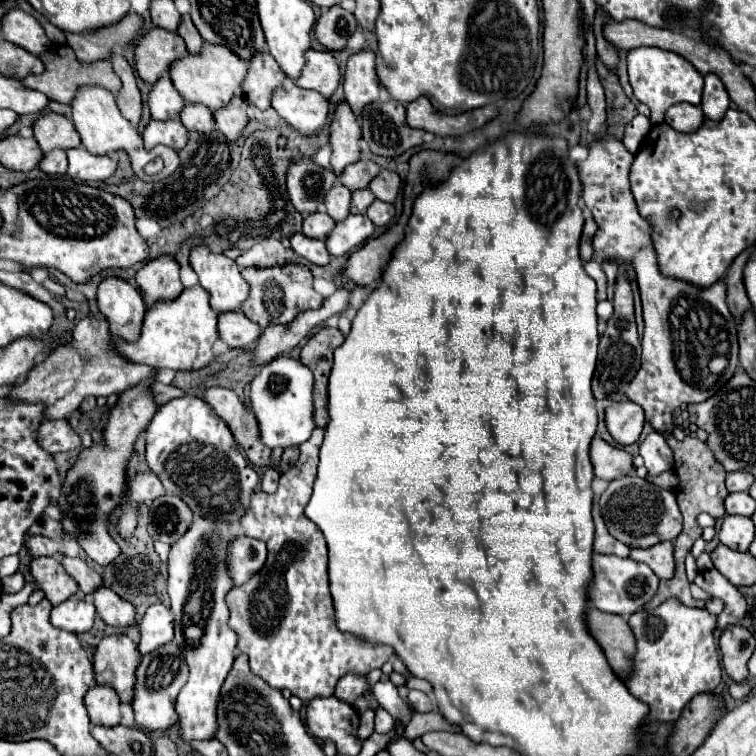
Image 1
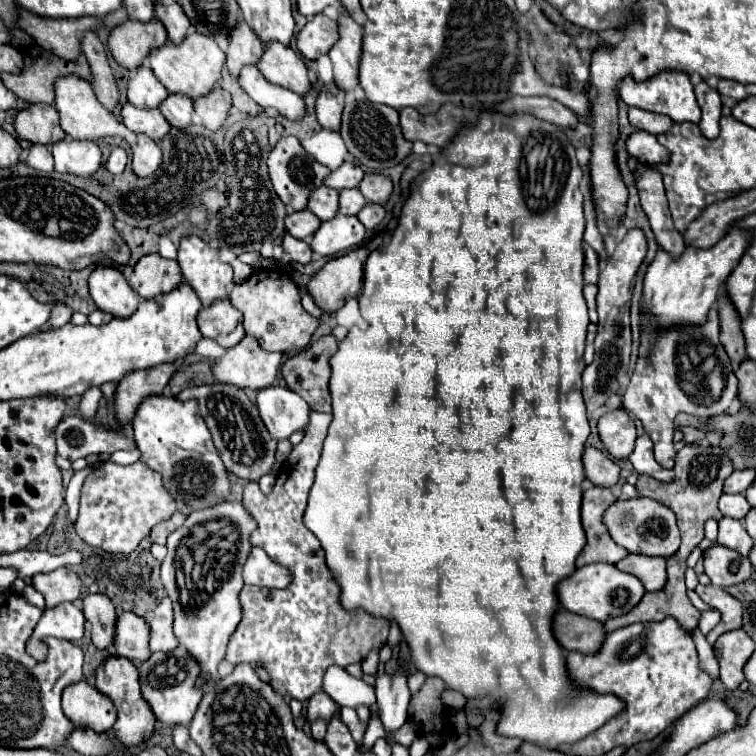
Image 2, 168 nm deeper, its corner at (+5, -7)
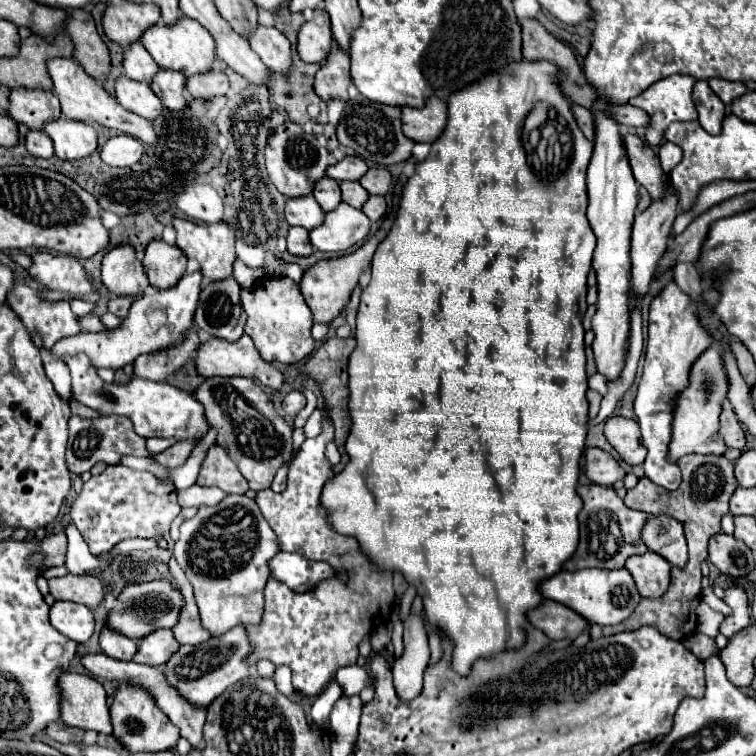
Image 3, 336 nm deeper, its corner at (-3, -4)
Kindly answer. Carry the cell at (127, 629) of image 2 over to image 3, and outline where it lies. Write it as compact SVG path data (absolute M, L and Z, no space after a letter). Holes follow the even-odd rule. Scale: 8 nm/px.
M159 628L137 640L137 652L135 652L133 660L139 664L161 666L171 658L175 648L179 648L179 644L175 644L171 630Z

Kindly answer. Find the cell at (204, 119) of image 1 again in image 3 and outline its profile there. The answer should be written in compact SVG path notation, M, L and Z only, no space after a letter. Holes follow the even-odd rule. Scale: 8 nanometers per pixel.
M159 70L151 88L159 96L159 100L165 104L165 108L173 112L181 112L187 108L189 98L185 98L185 76L179 76L179 72L163 72Z

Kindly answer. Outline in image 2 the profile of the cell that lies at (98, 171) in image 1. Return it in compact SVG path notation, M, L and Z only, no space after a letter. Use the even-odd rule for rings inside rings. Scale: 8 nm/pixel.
M71 137L51 145L55 171L71 175L93 175L101 167L101 151L93 141L77 141Z

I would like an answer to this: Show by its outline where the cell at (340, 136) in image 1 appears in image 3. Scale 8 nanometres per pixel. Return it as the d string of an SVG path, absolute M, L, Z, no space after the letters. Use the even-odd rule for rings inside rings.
M333 44L327 56L327 66L321 66L315 76L315 92L321 100L347 100L347 88L353 84L349 72L349 54Z

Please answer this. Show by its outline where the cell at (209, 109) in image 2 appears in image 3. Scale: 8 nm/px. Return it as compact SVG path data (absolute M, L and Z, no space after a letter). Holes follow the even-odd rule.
M211 70L203 76L191 76L191 80L187 80L187 92L191 94L191 98L197 98L197 100L227 96L229 94L229 80L223 72Z

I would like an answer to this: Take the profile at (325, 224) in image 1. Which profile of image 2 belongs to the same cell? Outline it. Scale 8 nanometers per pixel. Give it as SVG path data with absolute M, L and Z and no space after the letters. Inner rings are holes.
M303 209L303 211L293 211L287 215L285 219L285 229L287 233L291 233L293 237L297 239L303 239L303 241L311 241L313 239L313 233L319 229L321 221L319 217L315 217L309 209Z

